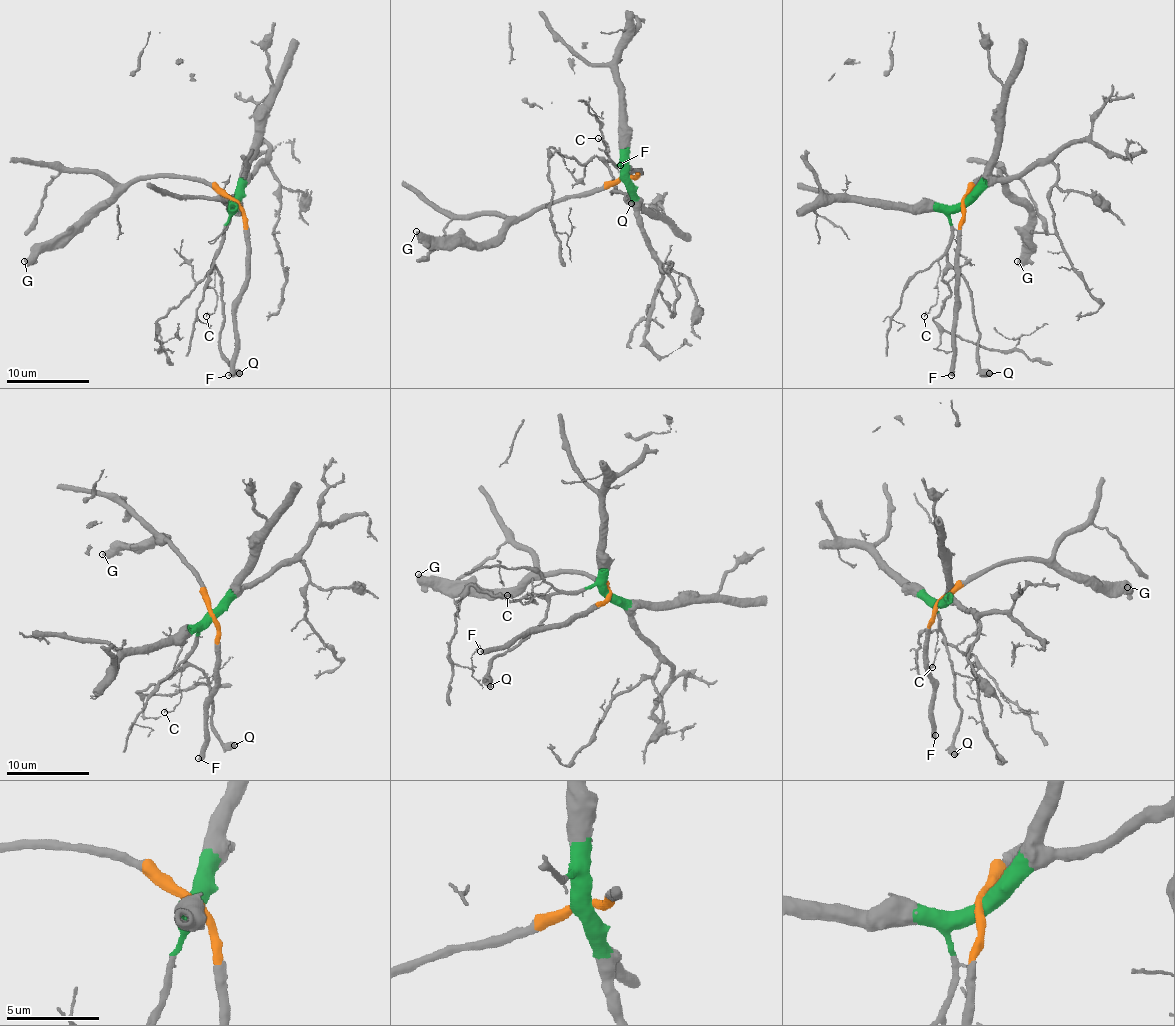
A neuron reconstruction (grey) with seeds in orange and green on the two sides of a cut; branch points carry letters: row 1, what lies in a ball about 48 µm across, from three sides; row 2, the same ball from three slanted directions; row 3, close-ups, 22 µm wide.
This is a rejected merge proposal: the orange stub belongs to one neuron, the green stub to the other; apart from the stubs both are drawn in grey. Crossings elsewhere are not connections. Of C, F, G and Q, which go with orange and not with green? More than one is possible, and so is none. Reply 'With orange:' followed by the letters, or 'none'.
With orange: F, G

